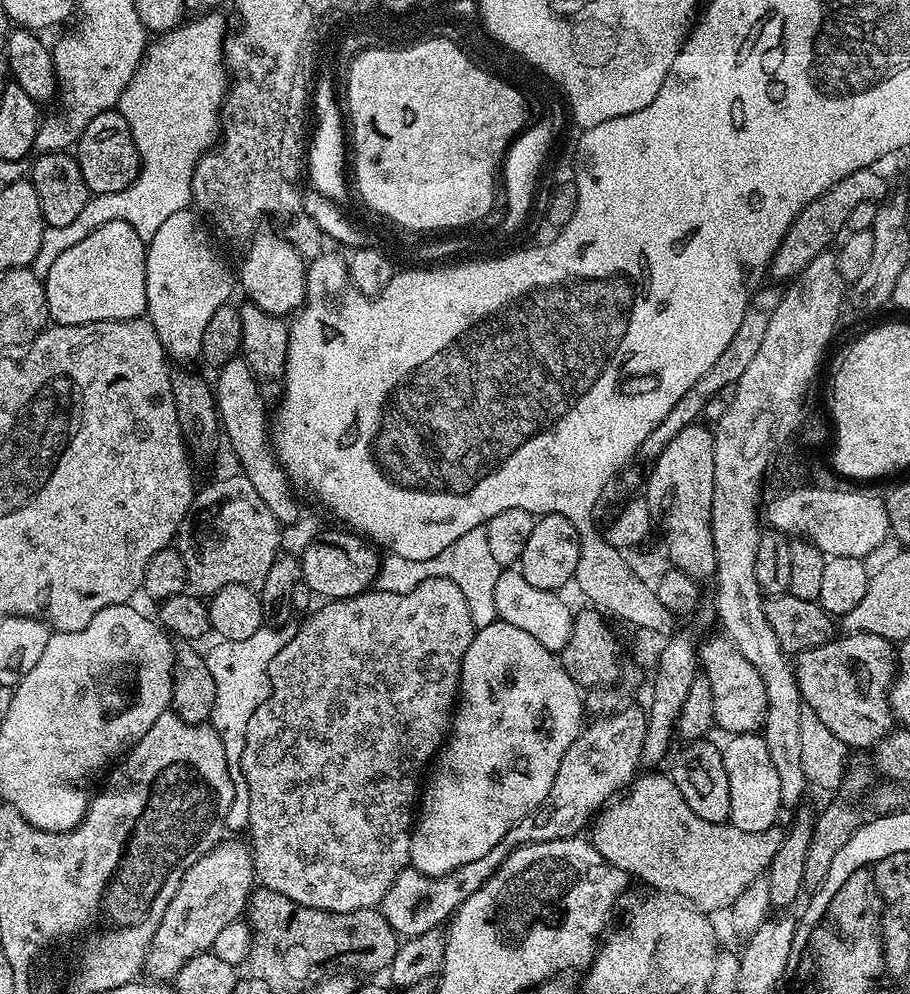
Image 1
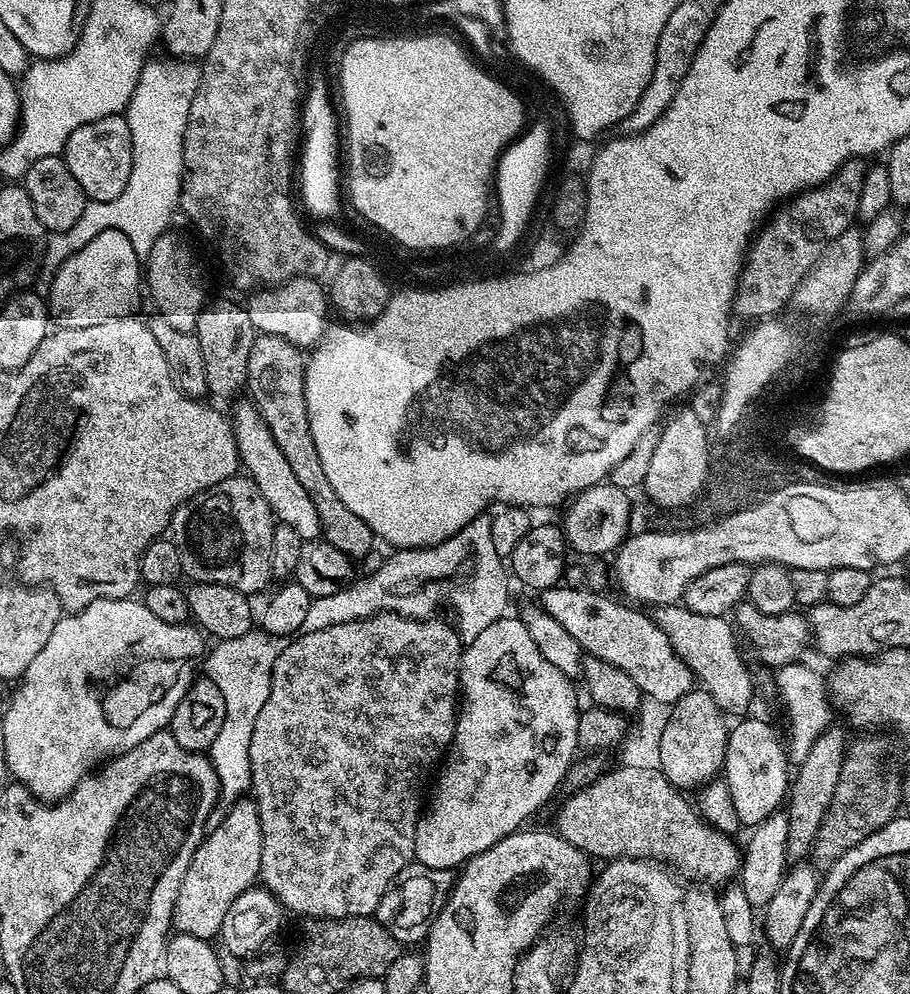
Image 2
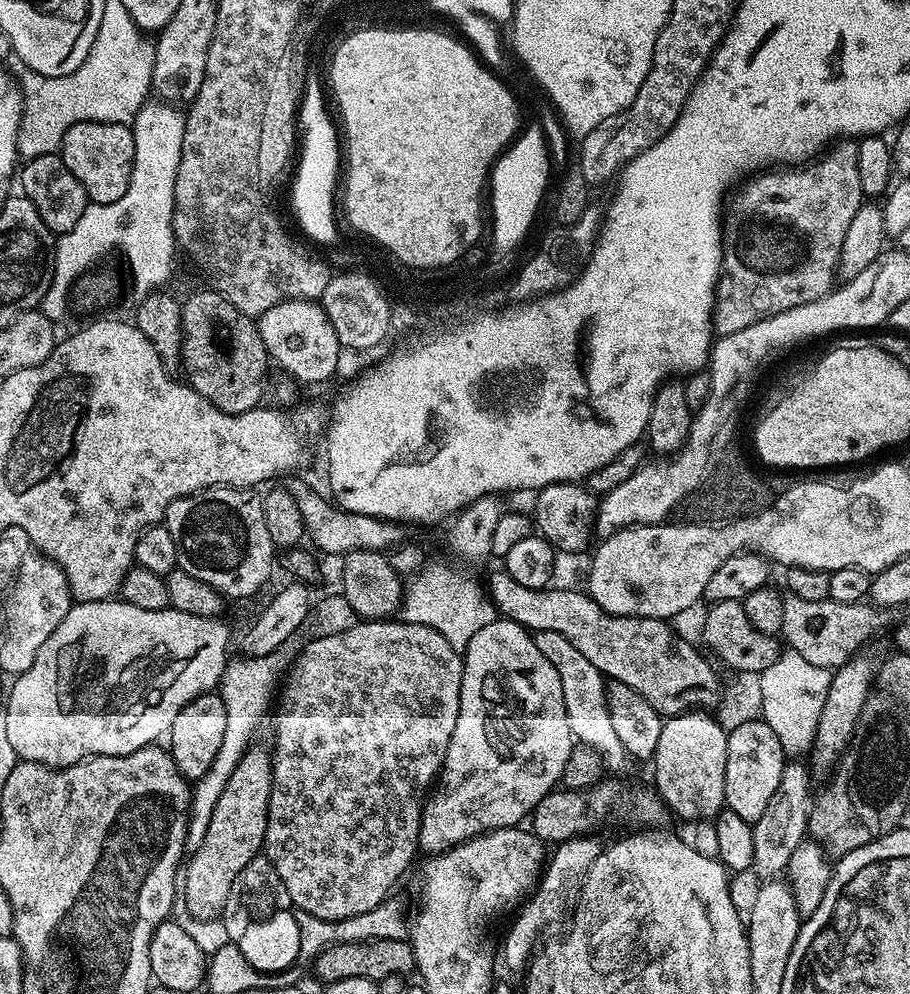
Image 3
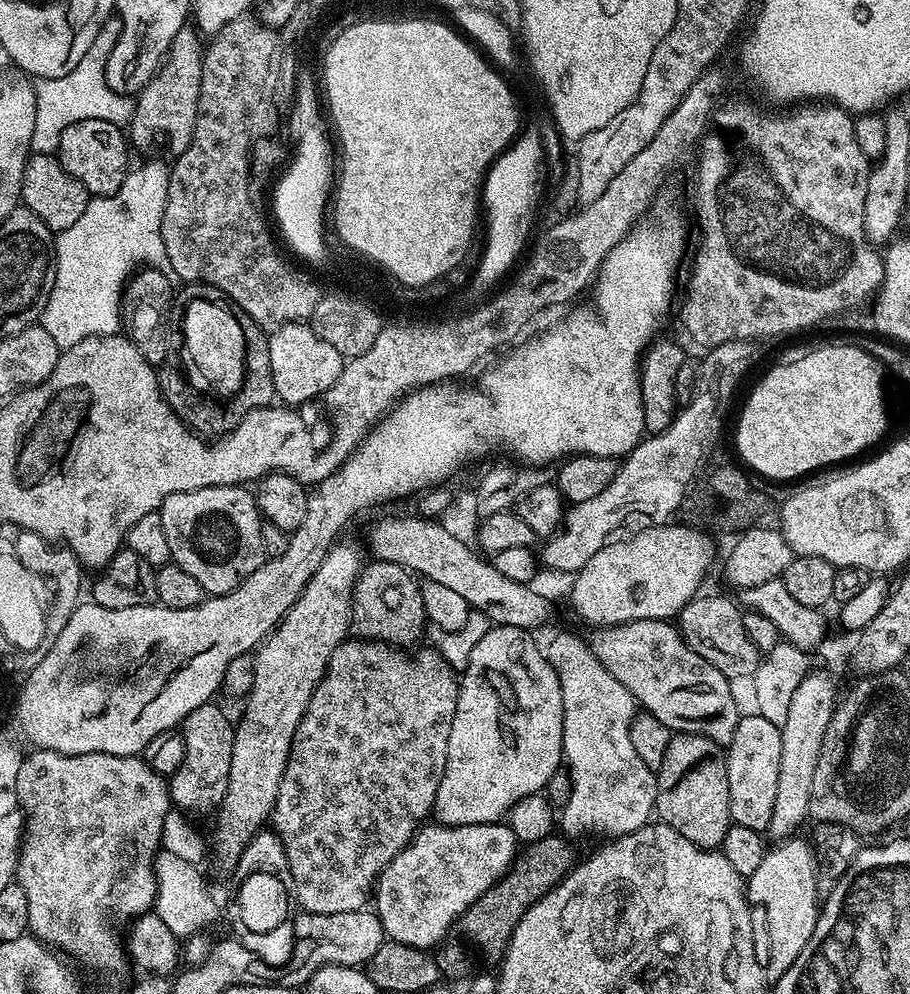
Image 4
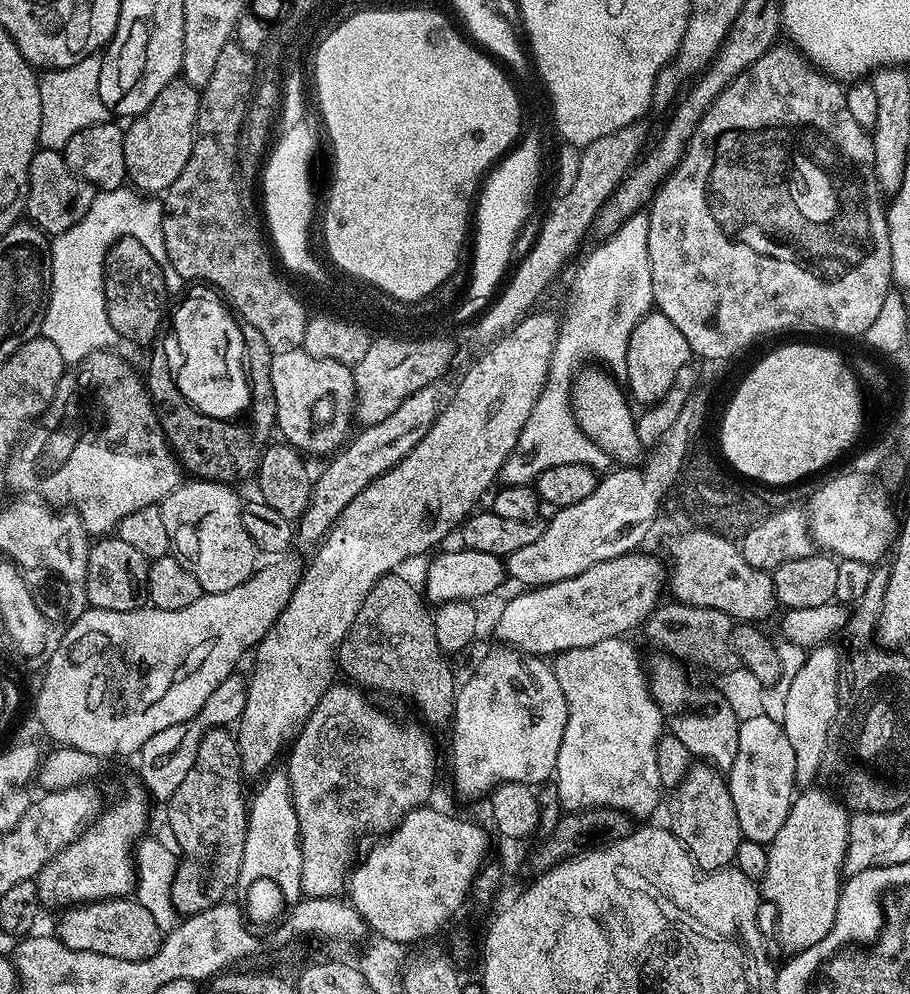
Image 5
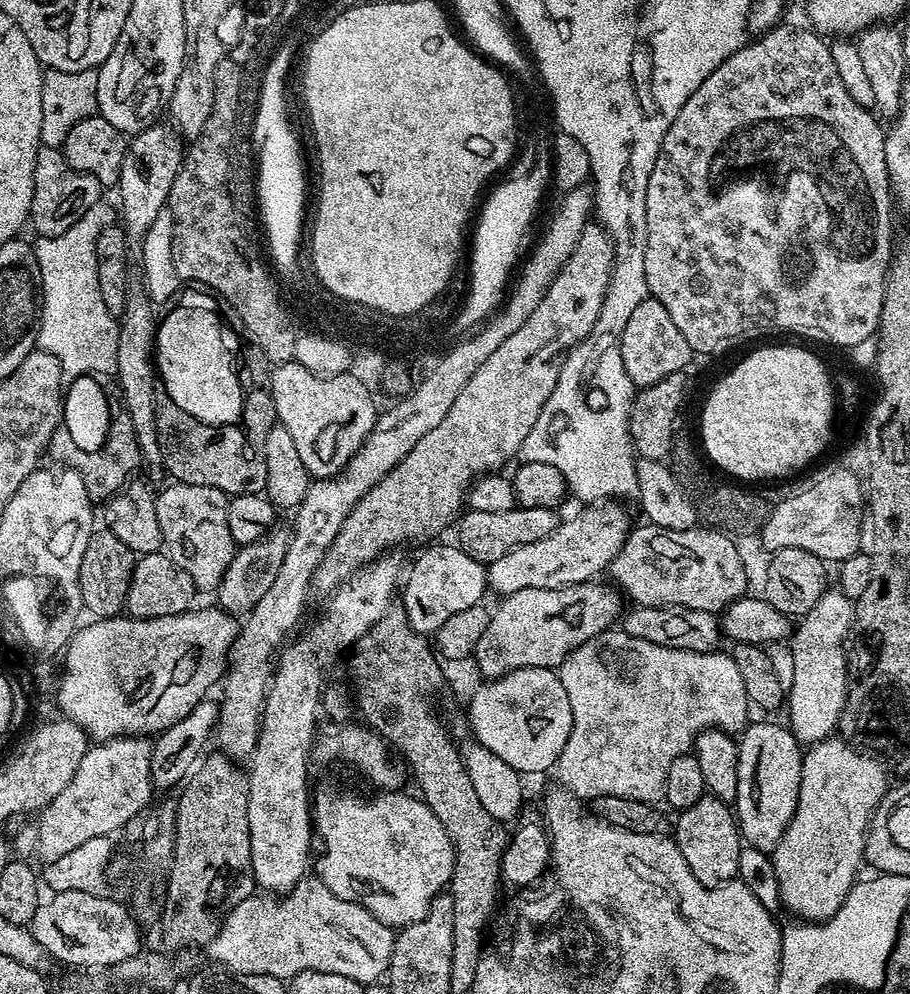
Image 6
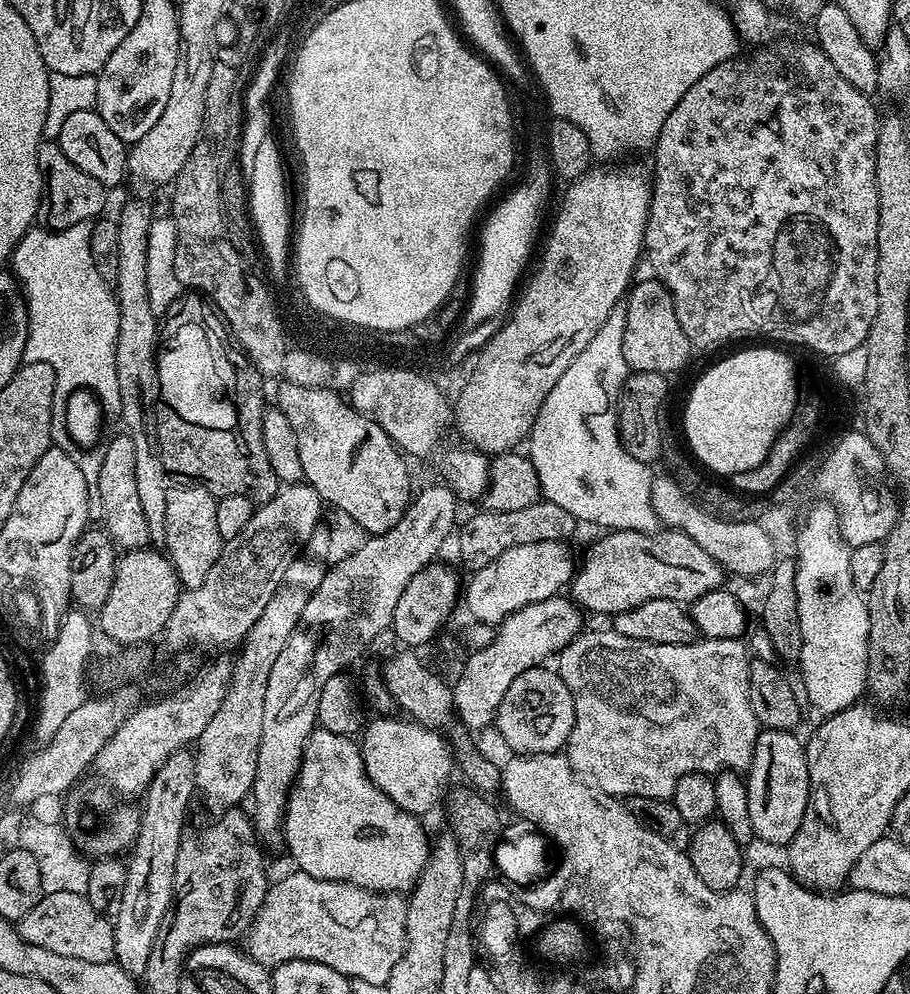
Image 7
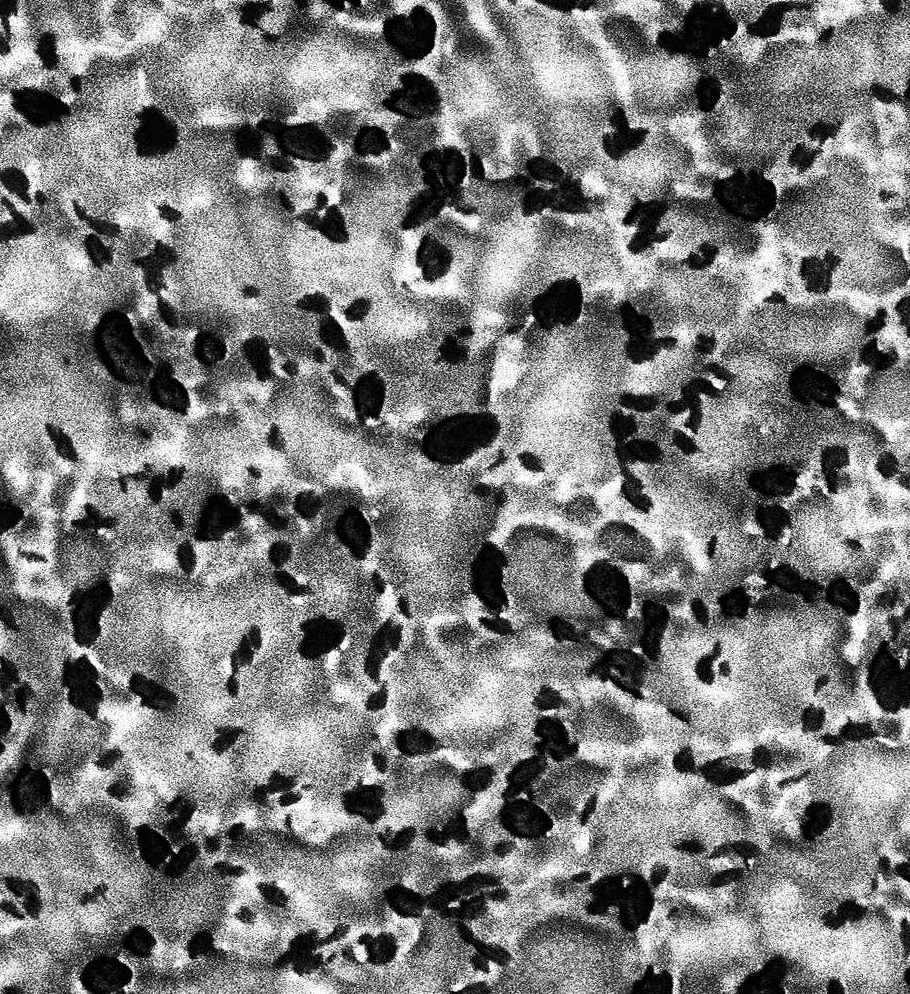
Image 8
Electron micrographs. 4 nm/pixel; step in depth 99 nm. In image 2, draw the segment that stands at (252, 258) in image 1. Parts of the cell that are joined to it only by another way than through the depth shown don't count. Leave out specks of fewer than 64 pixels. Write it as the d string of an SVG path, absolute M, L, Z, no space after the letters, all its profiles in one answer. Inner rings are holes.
M295 276L285 284L253 291L247 297L246 307L256 332L286 338L286 342L301 350L315 348L330 327L330 296L325 285L323 288L320 283L319 279L310 276Z

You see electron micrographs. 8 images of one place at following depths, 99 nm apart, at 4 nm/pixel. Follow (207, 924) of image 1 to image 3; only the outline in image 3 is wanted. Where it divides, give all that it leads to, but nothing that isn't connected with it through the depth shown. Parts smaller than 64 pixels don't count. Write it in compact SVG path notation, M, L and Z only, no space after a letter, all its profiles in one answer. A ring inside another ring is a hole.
M259 742L245 750L237 769L213 806L210 824L200 844L187 857L186 880L182 882L182 904L194 919L214 920L223 913L240 875L255 856L261 855L272 793L272 753Z

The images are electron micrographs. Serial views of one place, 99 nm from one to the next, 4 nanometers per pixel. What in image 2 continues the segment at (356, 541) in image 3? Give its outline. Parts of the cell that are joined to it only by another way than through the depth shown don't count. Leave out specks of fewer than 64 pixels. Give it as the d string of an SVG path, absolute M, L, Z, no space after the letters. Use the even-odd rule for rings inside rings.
M251 402L238 405L230 412L230 419L243 471L254 482L254 486L262 490L262 498L266 498L273 517L279 523L291 526L298 533L298 538L305 541L321 539L318 510L315 509L310 494L306 494L306 489L298 482L290 462L286 462L282 450L278 450L274 434L270 434L270 426L266 426L256 405Z

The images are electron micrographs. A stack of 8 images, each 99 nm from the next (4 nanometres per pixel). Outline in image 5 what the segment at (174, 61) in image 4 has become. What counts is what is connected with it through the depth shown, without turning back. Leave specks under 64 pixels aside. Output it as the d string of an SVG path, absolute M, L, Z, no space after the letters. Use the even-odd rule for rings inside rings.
M177 78L154 98L154 102L131 121L132 125L124 128L124 149L126 150L126 170L131 187L141 194L163 194L168 187L182 174L186 162L190 162L190 150L196 141L196 119L200 113L201 93Z

